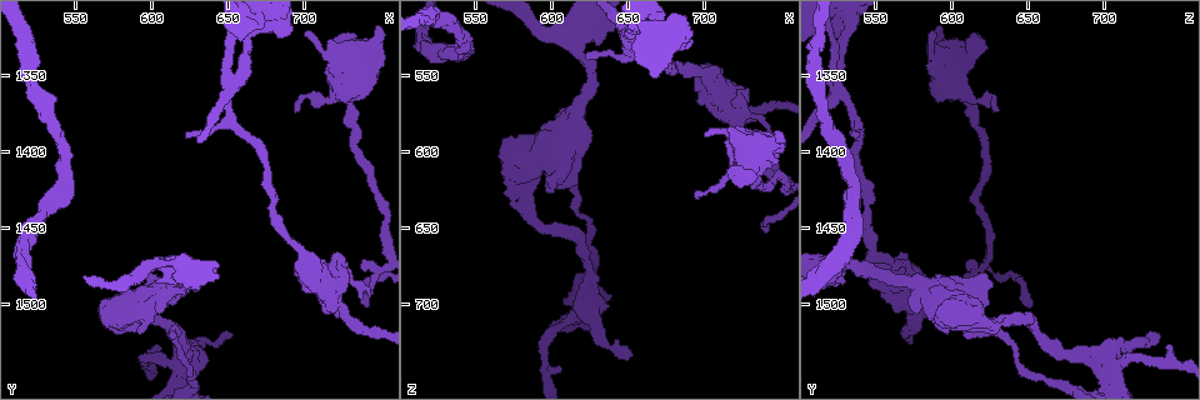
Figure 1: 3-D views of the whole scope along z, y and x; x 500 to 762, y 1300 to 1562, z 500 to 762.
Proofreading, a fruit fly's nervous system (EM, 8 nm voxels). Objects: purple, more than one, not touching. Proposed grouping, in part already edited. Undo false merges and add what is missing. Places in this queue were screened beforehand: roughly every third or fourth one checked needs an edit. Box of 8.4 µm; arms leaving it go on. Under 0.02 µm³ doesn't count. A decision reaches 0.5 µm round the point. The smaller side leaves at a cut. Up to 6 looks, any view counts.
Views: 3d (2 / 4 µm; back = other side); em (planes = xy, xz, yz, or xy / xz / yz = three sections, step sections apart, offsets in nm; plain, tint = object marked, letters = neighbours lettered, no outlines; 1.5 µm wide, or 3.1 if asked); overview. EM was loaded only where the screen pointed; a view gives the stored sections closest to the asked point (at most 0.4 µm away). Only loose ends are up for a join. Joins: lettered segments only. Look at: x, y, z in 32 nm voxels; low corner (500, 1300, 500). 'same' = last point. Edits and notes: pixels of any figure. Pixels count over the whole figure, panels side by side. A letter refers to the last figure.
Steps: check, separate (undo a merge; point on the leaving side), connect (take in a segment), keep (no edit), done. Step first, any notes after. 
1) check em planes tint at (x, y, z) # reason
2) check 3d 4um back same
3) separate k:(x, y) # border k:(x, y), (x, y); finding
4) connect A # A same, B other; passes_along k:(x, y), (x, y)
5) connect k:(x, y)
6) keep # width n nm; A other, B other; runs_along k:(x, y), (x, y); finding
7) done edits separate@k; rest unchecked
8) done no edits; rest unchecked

check 3d 4um at (702, 1476, 548) # calibre changes

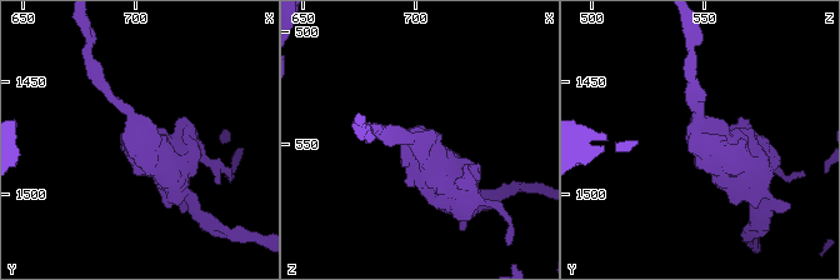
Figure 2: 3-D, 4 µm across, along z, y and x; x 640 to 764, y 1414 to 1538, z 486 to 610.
check em xz step 4 tint at (701, 1474, 549)

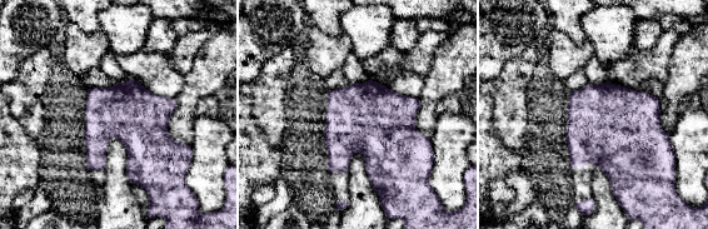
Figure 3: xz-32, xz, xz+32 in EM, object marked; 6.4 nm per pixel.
check em xz step 4 letters same # what lies round it

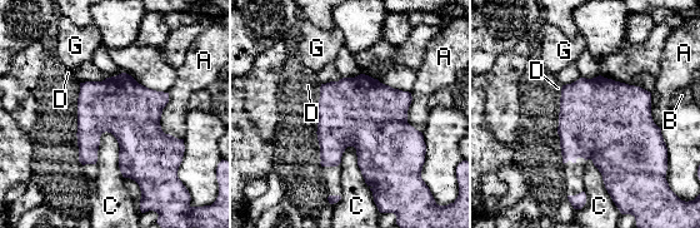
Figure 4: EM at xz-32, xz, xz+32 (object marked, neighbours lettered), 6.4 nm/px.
keep # width 380 nm; longest_contact C 320 nm; A other, B other, C other, D other, G other; one cell here

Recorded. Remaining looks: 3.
check 3d 4um at (600, 1480, 622) # stops while still wide

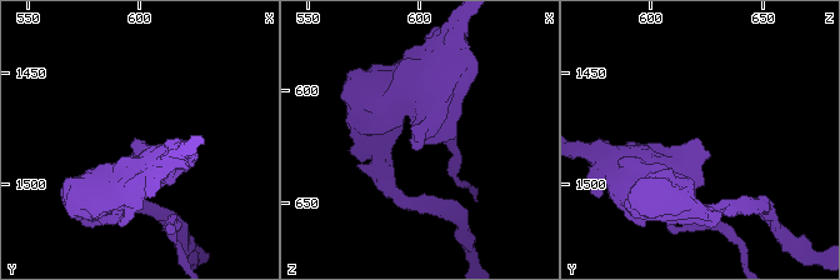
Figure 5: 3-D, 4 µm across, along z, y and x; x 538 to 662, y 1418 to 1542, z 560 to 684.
check em planes letters at (598, 1480, 620)

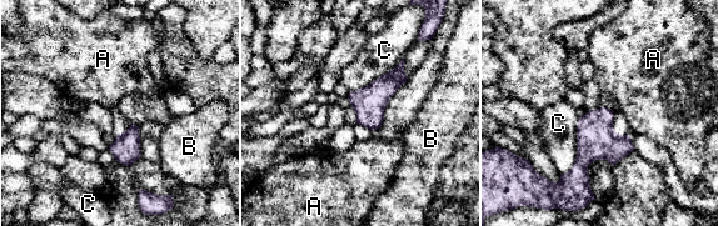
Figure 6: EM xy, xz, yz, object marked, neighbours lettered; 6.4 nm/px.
keep # A other, B other, C other; no lettered segment goes on from it

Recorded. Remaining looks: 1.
done no edits; rest unchecked

